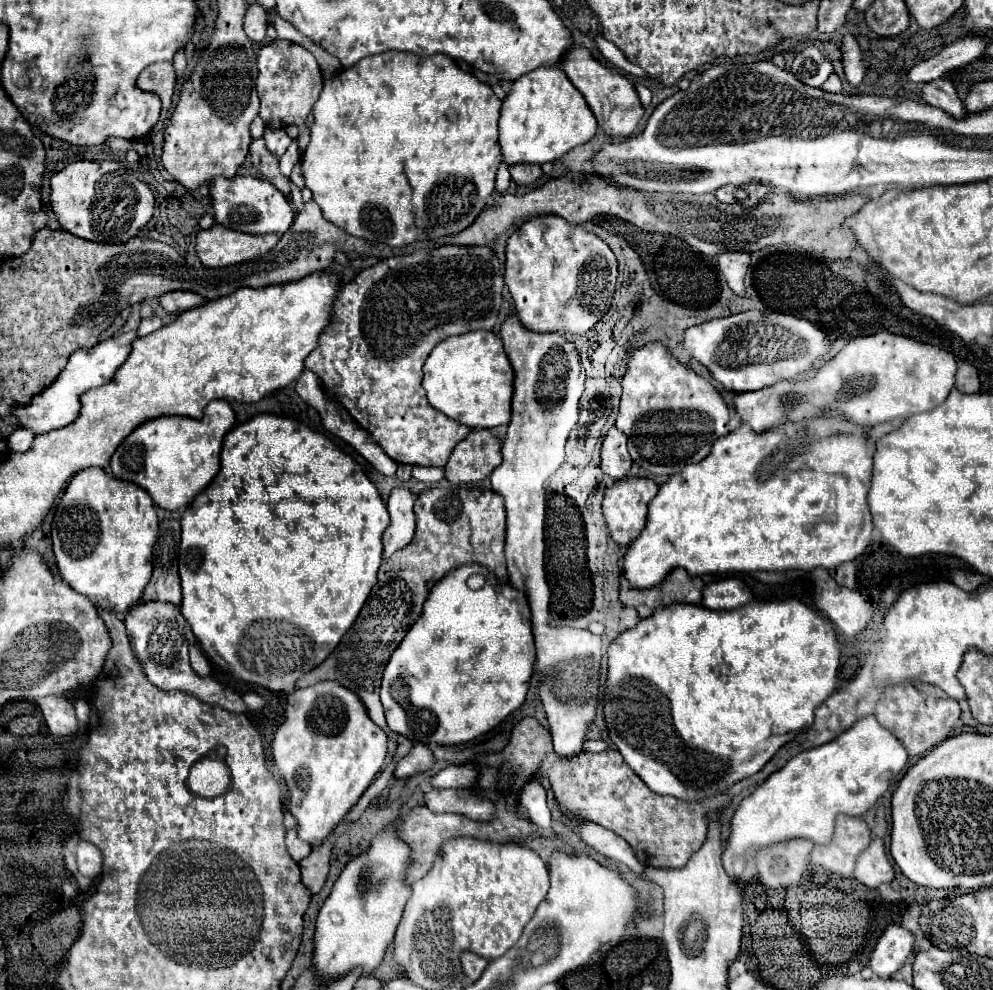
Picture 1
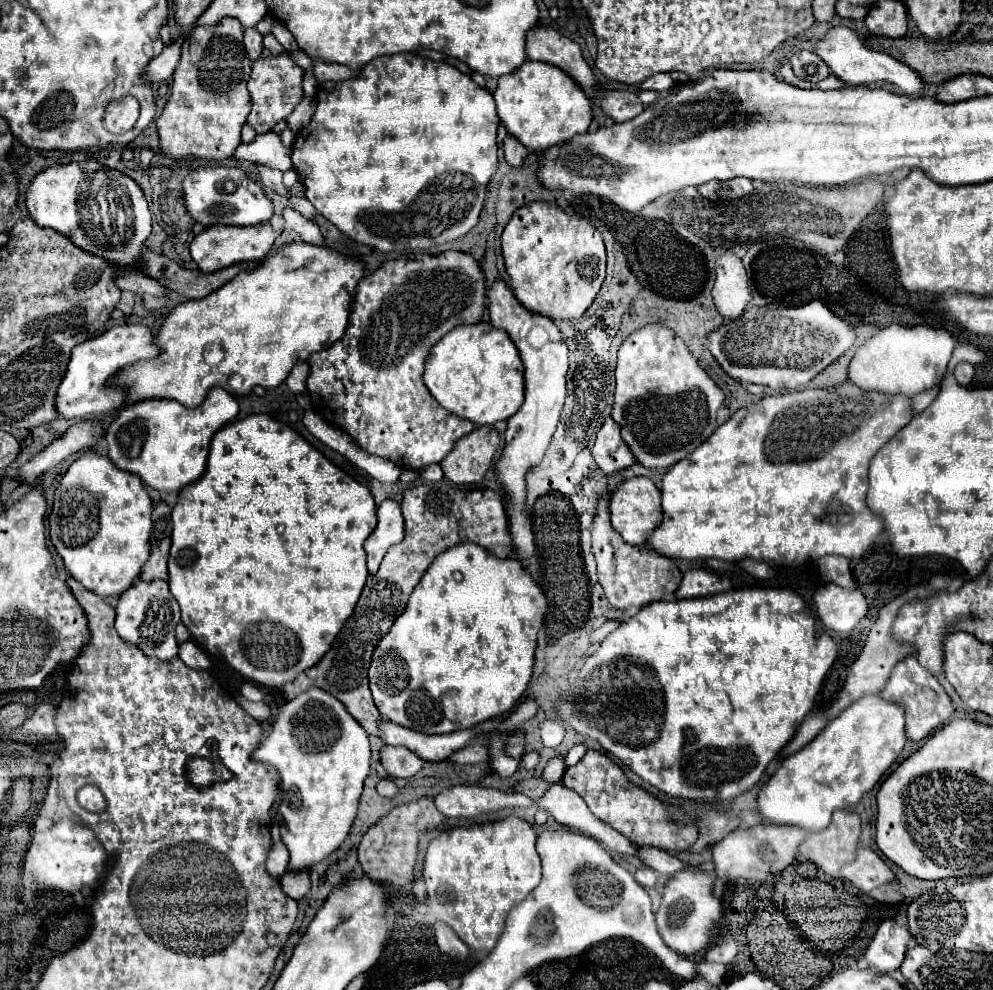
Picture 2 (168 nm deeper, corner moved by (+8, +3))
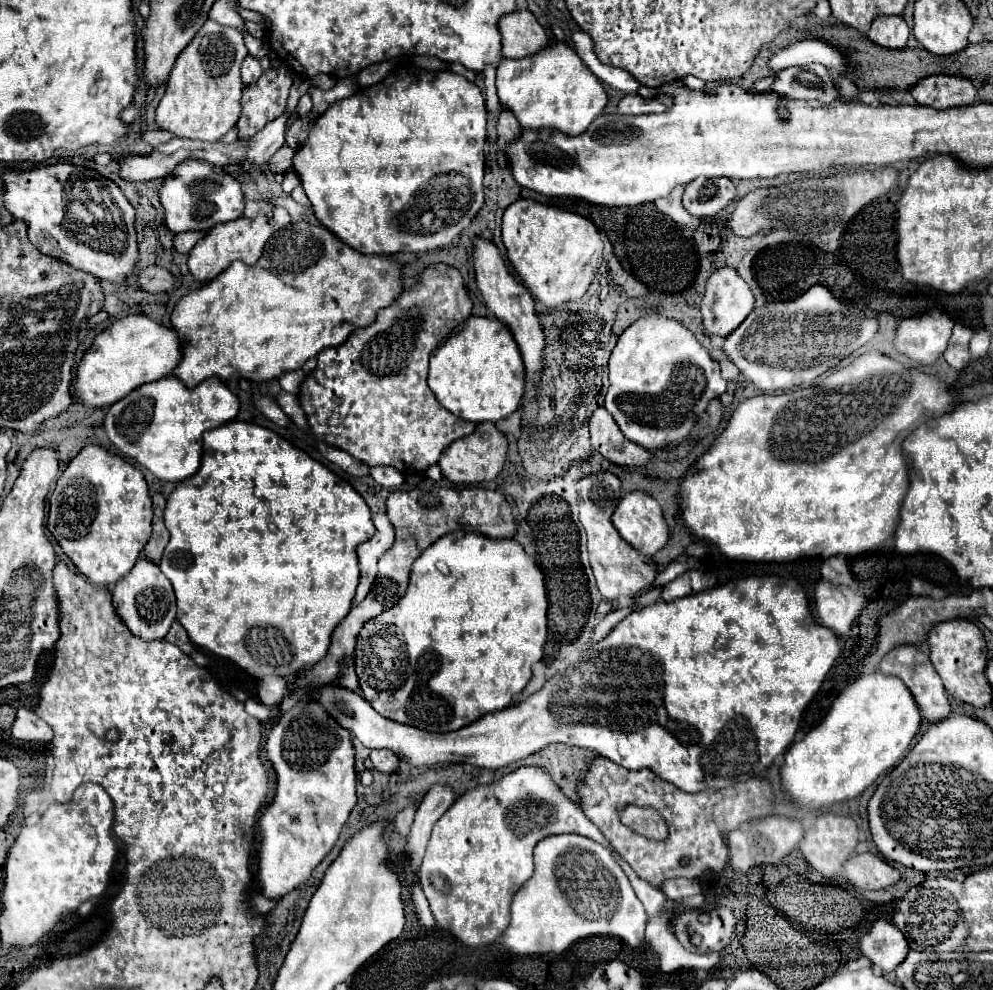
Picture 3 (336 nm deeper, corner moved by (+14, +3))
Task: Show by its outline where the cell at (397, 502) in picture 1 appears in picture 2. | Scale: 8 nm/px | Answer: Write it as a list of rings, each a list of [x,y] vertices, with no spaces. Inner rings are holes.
[[[384,501],[378,507],[378,525],[372,531],[372,535],[364,541],[370,575],[378,571],[388,547],[400,543],[402,539],[404,539],[404,519],[402,519],[400,505],[396,501]]]

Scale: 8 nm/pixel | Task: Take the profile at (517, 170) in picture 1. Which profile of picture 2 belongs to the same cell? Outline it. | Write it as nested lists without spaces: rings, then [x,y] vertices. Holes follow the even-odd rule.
[[[506,137],[504,139],[504,155],[512,167],[522,167],[522,161],[526,159],[528,151],[524,149],[524,145],[520,145],[520,141],[516,141],[516,137]]]

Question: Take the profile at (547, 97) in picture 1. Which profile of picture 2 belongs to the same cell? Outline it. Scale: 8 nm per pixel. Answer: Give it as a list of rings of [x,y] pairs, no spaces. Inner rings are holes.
[[[524,61],[524,65],[520,65],[514,73],[500,77],[494,91],[494,101],[508,135],[520,139],[534,153],[566,143],[578,133],[586,133],[594,117],[592,101],[582,87],[562,69],[540,61]]]

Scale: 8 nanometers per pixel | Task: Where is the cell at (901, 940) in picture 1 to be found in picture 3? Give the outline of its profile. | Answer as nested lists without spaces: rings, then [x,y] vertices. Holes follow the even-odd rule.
[[[878,919],[860,941],[862,955],[868,957],[872,967],[880,973],[894,971],[908,955],[908,949],[902,933],[886,919]]]

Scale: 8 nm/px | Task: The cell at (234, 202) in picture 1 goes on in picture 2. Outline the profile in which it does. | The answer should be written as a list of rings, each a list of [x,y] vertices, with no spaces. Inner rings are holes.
[[[198,167],[184,181],[186,211],[196,223],[212,225],[260,225],[272,217],[272,203],[262,187],[236,167]]]

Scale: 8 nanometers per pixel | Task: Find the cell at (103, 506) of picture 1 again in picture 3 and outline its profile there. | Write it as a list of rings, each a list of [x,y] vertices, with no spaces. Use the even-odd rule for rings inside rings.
[[[86,445],[56,487],[66,489],[50,499],[48,531],[90,583],[114,585],[134,567],[152,533],[152,501],[142,471],[98,445]],[[76,483],[88,483],[90,489],[82,491]]]

